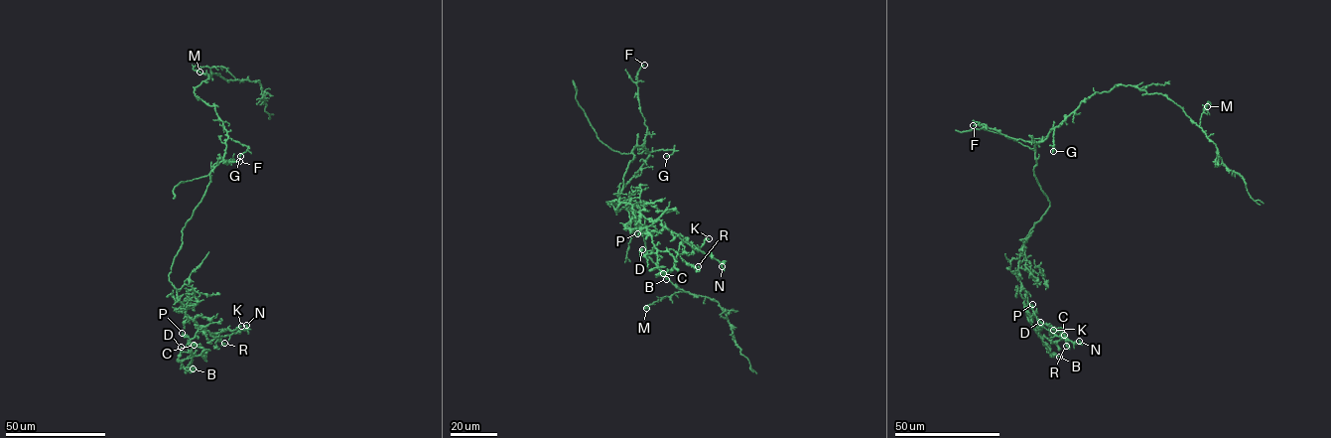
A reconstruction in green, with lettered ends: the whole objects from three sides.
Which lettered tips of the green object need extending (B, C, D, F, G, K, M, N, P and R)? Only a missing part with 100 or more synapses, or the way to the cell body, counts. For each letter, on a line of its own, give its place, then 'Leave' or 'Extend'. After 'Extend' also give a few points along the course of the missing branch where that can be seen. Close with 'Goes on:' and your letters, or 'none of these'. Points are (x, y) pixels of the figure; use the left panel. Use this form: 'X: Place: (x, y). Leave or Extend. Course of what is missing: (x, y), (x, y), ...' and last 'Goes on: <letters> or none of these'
B: Place: (193, 368). Leave
C: Place: (194, 345). Leave
D: Place: (181, 347). Leave
F: Place: (239, 161). Leave
G: Place: (240, 156). Leave
K: Place: (241, 326). Leave
M: Place: (199, 72). Leave
N: Place: (246, 325). Leave
P: Place: (182, 333). Leave
R: Place: (224, 343). Leave
Goes on: none of these

